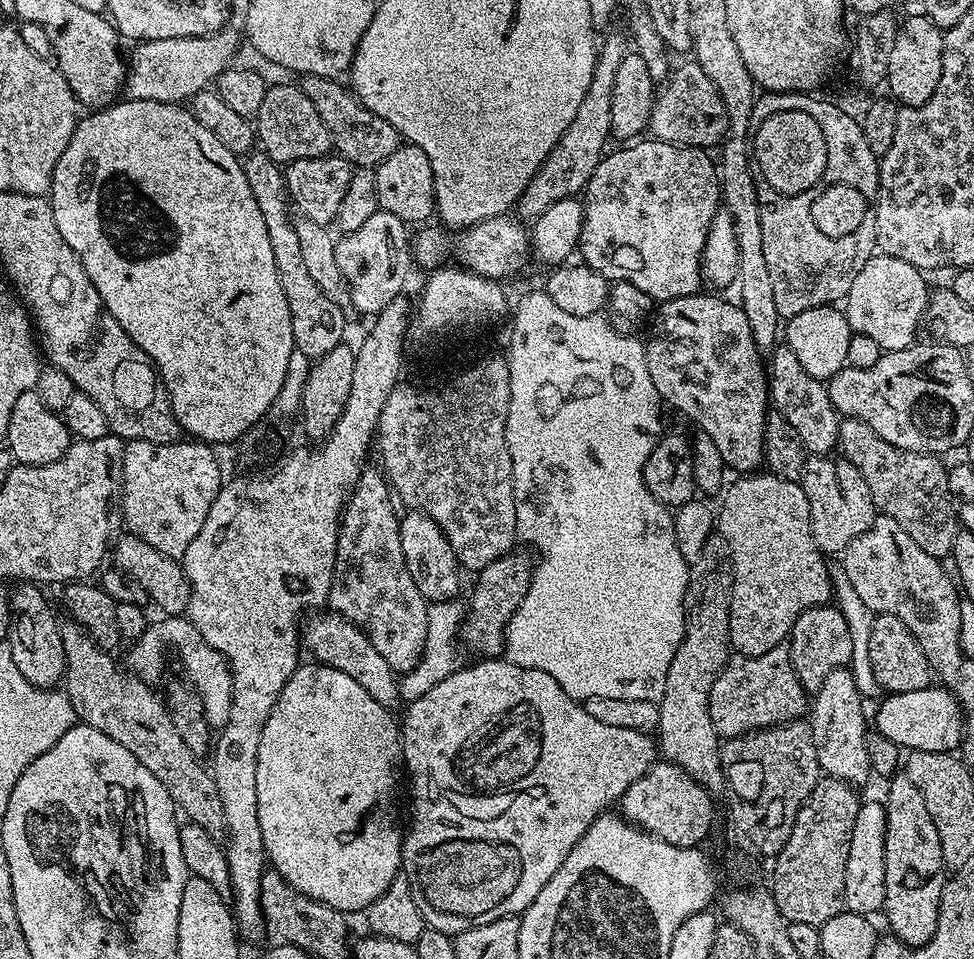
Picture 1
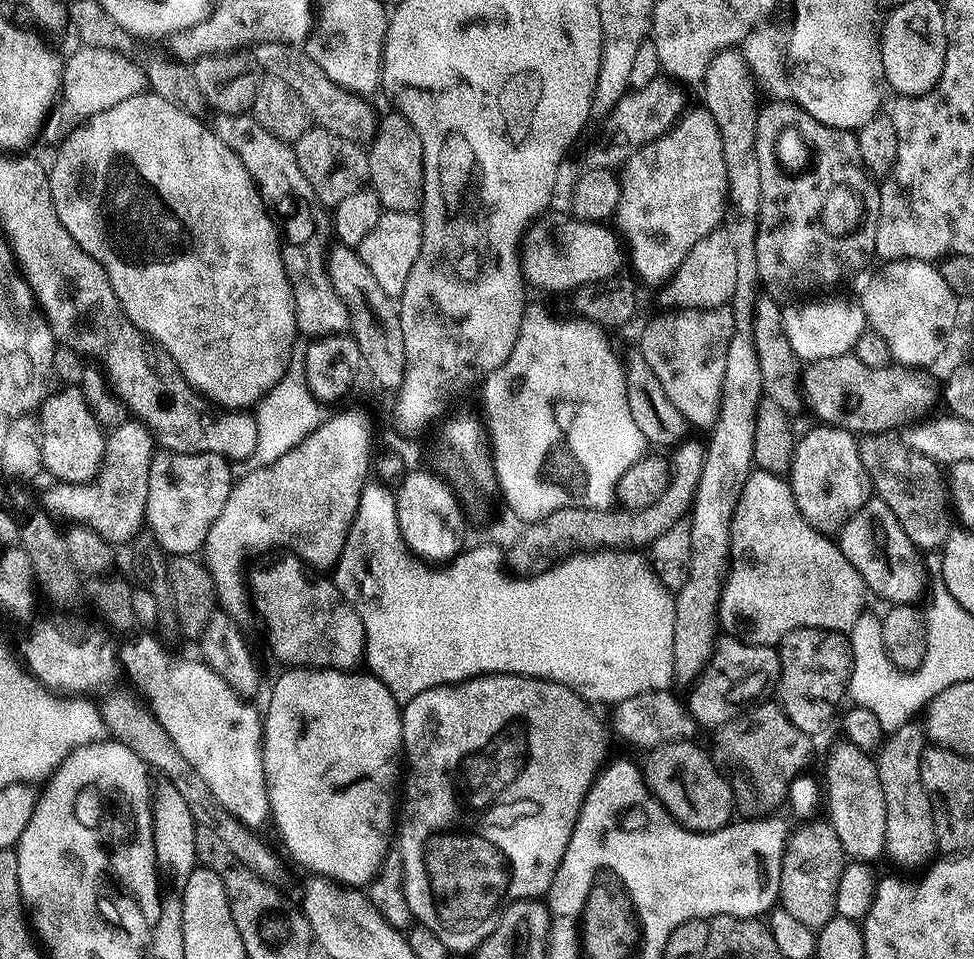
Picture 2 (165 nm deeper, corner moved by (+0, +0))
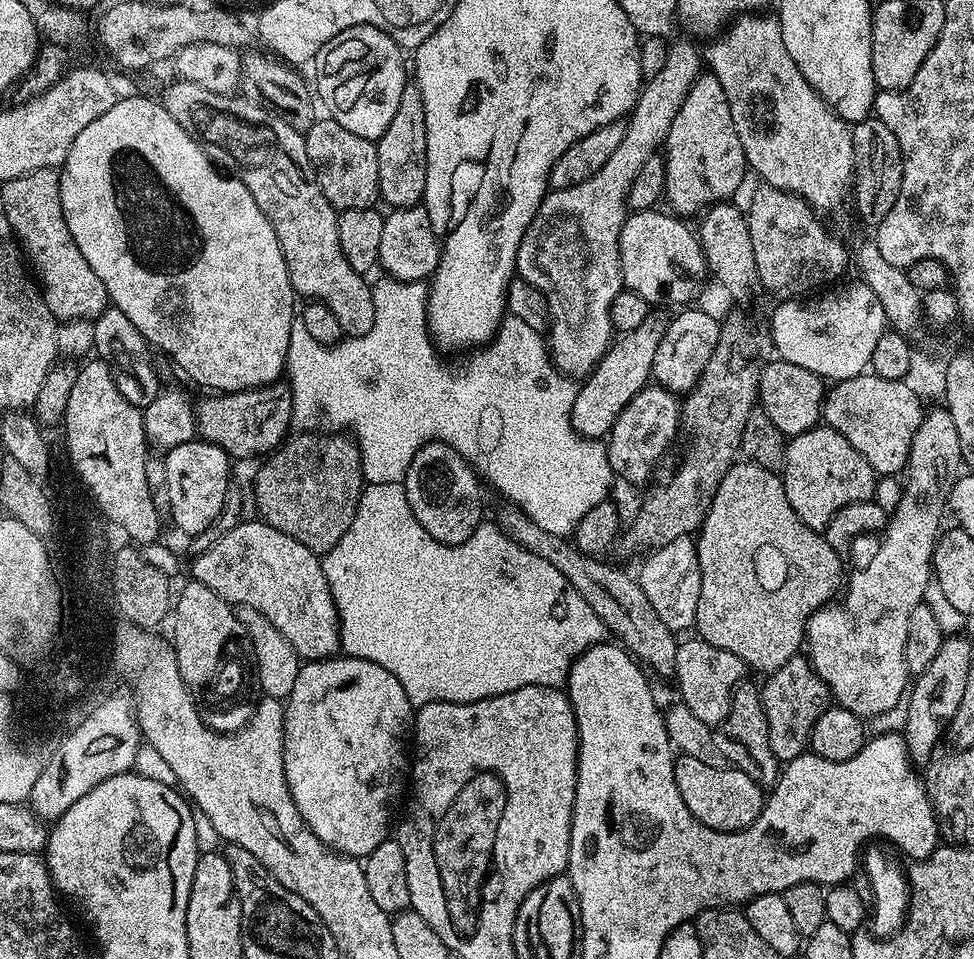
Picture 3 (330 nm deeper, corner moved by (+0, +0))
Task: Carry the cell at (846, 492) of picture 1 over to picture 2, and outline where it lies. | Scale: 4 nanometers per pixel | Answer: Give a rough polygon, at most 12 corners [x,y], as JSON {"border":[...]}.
{"border":[[815,426],[786,479],[825,534],[873,495],[860,441]]}

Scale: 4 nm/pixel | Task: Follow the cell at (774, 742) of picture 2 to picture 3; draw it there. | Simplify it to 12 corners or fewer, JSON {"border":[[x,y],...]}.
{"border":[[743,681],[715,725],[718,747],[768,790],[782,764],[770,750],[760,688]]}

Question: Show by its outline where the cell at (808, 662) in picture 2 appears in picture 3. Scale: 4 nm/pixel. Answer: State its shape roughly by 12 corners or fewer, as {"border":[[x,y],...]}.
{"border":[[797,654],[760,688],[770,750],[809,751],[830,693]]}

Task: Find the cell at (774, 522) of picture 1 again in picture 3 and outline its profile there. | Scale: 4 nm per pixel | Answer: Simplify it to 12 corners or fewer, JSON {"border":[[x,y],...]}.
{"border":[[737,462],[695,537],[699,639],[777,672],[841,553]]}

